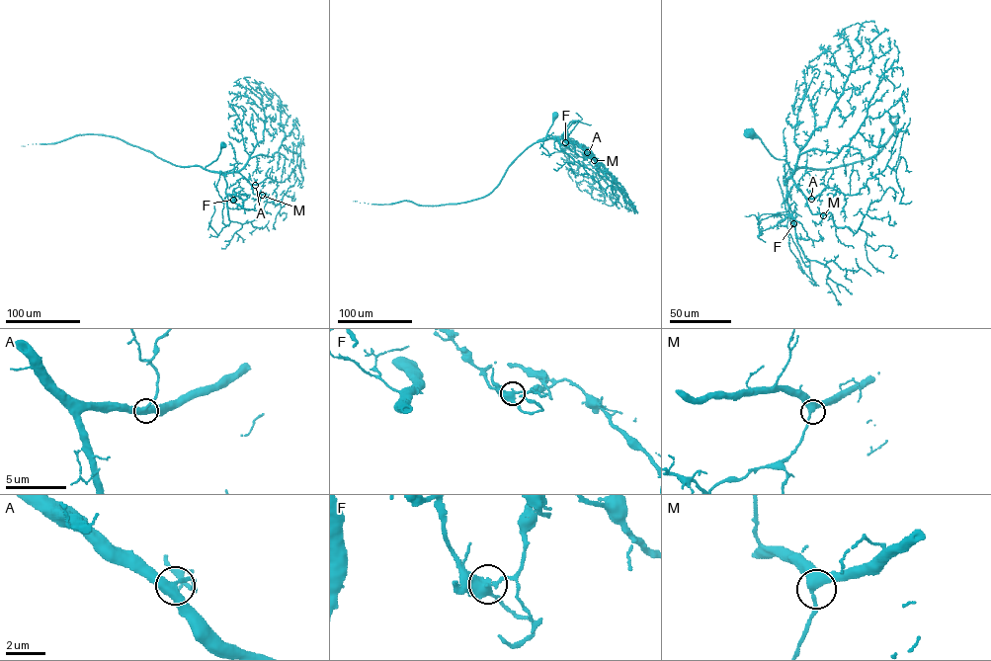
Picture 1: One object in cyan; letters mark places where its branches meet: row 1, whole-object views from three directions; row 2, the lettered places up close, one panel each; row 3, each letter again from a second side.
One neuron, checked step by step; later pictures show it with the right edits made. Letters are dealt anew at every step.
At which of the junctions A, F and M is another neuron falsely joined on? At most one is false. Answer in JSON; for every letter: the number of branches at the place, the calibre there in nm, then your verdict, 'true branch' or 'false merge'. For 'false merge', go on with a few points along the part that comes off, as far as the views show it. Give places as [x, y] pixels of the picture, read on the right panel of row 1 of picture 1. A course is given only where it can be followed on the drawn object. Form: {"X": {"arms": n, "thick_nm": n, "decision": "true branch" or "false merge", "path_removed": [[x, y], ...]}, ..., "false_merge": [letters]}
{"A": {"arms": 3, "thick_nm": 400, "decision": "true branch"}, "F": {"arms": 3, "thick_nm": 420, "decision": "false merge", "path_removed": [[794, 223], [787, 214], [770, 216], [759, 222], [759, 234], [784, 220], [780, 224]]}, "M": {"arms": 3, "thick_nm": 400, "decision": "true branch"}, "false_merge": ["F"]}

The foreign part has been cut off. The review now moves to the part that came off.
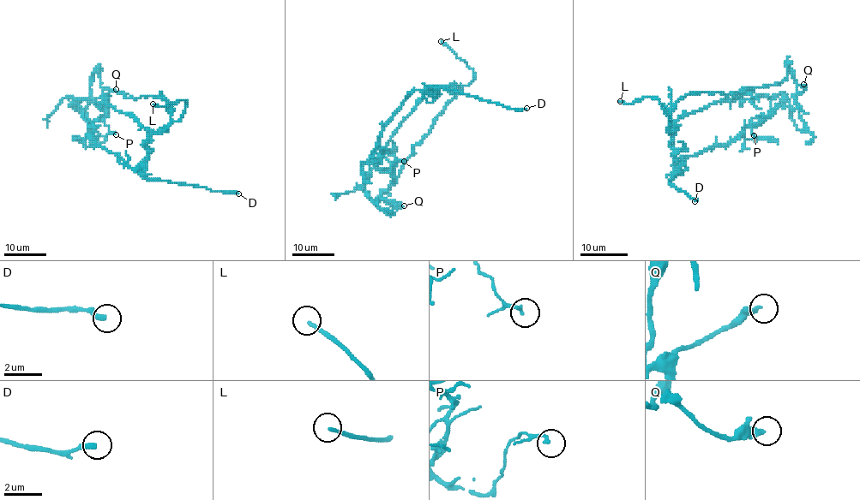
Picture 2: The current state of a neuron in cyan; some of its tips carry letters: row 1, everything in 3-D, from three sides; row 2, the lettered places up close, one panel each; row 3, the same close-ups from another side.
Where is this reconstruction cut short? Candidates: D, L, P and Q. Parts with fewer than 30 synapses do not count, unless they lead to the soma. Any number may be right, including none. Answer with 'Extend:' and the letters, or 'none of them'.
Extend: L

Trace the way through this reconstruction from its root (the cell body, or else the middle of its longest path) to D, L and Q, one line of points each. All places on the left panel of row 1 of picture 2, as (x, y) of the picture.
D: (147, 130), (147, 161), (141, 169), (144, 178), (238, 193)
L: (147, 130), (165, 130), (179, 120), (185, 109), (184, 100), (169, 103), (165, 106), (153, 104)
Q: (147, 130), (134, 117), (112, 106), (72, 98), (81, 110), (85, 110), (91, 103), (116, 89)

